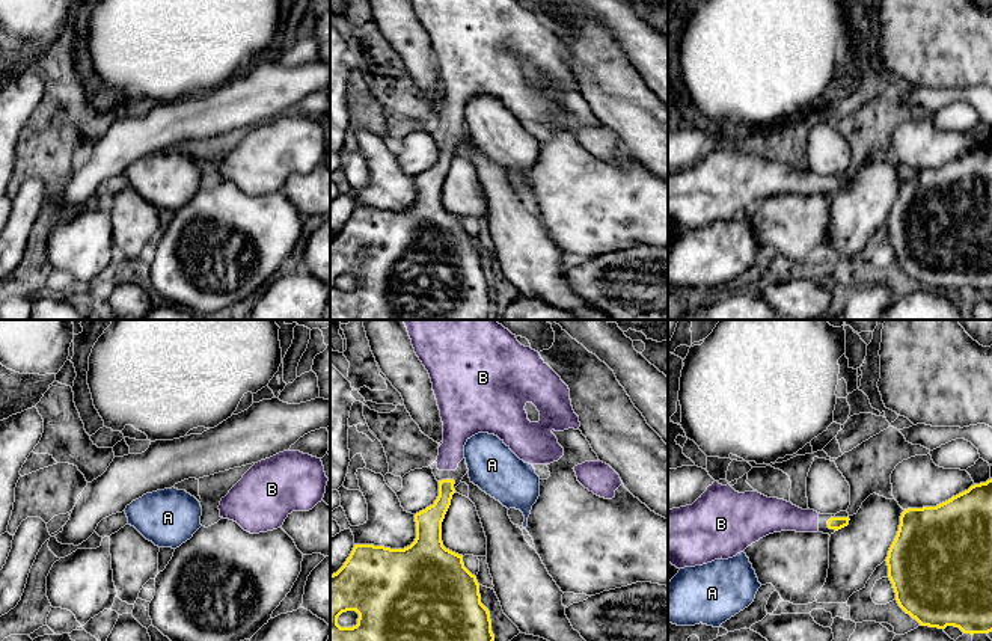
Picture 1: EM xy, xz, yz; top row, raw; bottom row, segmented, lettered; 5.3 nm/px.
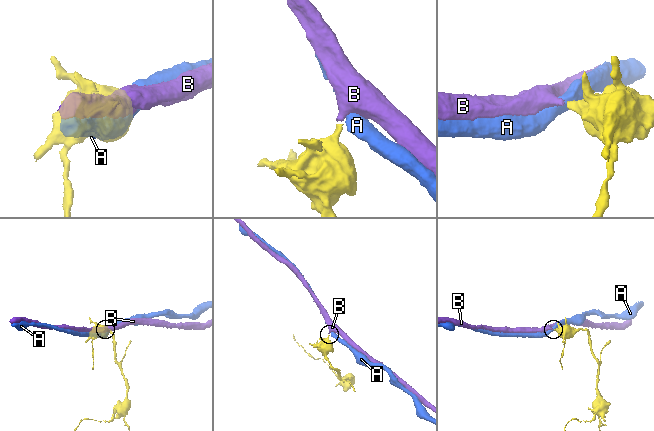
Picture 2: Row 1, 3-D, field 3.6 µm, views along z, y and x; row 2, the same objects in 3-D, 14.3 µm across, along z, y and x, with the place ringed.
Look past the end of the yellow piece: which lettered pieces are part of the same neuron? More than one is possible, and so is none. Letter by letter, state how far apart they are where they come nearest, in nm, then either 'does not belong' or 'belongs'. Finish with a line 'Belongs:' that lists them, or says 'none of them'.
A: 80 nm | does not belong
B: 60 nm | belongs
Belongs: B

